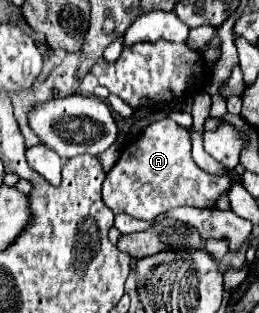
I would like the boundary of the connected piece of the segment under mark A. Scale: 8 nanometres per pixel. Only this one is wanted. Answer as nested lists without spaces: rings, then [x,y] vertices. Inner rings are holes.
[[[165,118],[149,124],[141,138],[123,150],[103,182],[103,202],[115,214],[153,220],[161,212],[177,206],[213,208],[219,196],[227,194],[237,180],[241,180],[241,176],[235,170],[227,170],[227,174],[209,174],[201,170],[191,158],[189,132]]]

